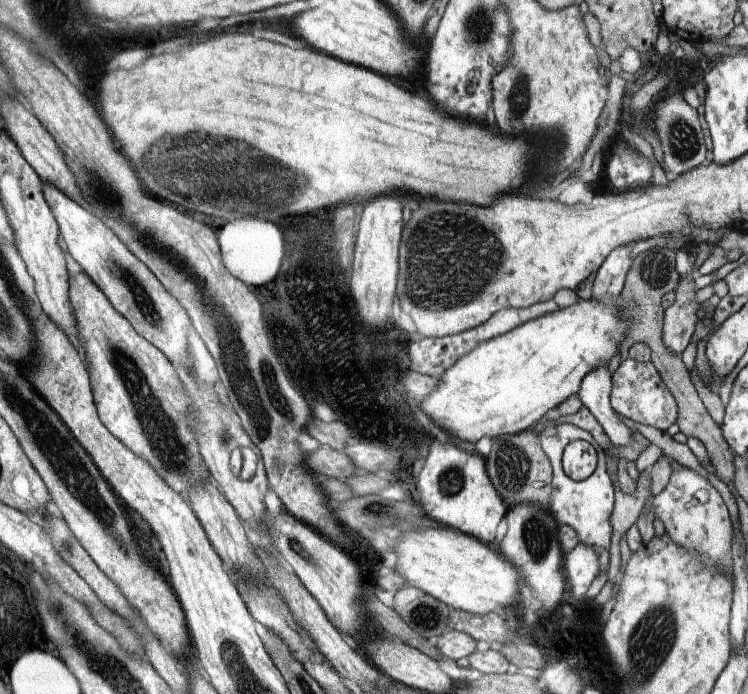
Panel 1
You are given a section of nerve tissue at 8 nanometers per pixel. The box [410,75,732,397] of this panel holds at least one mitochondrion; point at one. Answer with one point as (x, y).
(684, 142)

